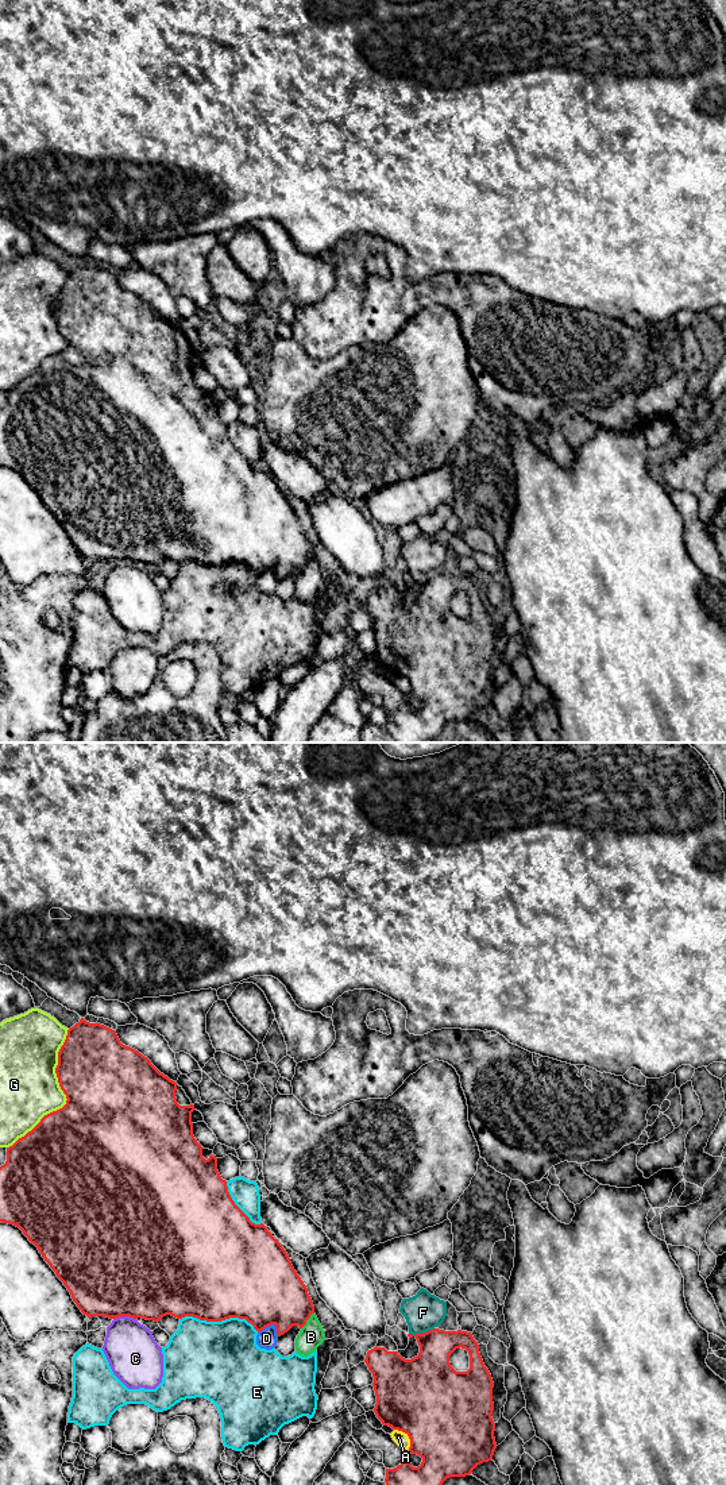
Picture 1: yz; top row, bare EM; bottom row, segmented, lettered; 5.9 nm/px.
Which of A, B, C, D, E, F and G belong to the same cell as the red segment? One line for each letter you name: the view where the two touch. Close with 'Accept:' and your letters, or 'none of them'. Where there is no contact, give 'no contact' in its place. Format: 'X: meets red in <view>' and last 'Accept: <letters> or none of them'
Accept: none of them

